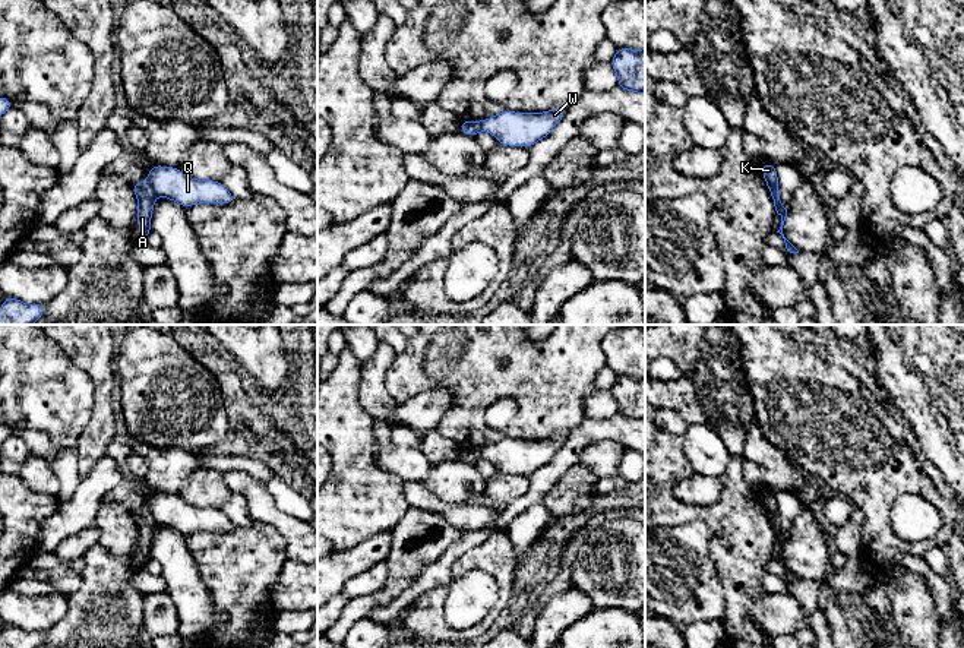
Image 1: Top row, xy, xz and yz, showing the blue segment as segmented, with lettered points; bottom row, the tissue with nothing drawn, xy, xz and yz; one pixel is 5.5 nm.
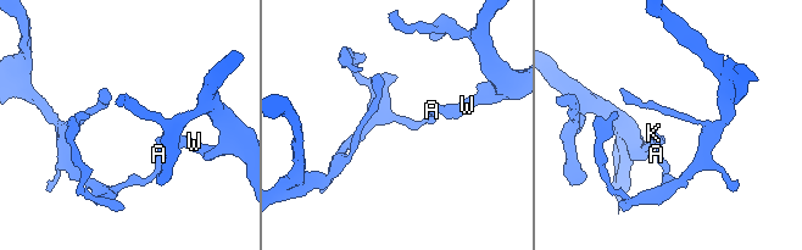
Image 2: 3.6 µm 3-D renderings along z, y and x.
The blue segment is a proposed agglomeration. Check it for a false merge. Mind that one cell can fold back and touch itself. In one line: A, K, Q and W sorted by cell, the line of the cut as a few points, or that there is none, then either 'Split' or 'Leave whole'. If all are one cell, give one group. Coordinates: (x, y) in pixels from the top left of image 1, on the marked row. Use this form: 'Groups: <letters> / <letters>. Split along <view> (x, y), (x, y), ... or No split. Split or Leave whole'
Groups: A / K Q W. Split along xy (147, 180), (157, 195). Split

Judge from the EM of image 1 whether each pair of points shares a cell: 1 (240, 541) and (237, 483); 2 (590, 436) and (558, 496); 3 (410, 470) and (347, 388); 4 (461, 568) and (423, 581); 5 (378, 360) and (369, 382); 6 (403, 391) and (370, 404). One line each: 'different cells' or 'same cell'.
1: different cells
2: different cells
3: different cells
4: different cells
5: same cell
6: different cells

